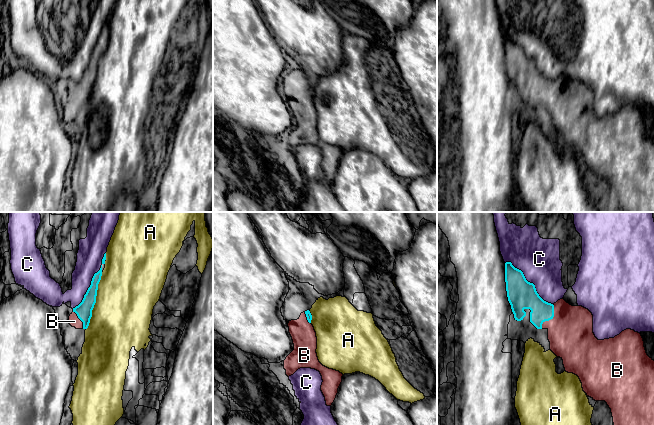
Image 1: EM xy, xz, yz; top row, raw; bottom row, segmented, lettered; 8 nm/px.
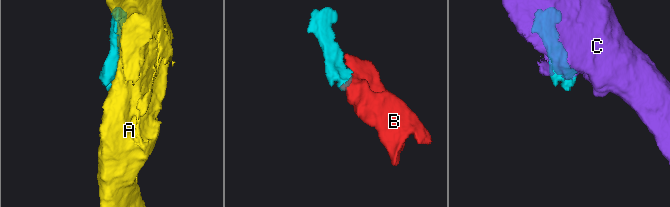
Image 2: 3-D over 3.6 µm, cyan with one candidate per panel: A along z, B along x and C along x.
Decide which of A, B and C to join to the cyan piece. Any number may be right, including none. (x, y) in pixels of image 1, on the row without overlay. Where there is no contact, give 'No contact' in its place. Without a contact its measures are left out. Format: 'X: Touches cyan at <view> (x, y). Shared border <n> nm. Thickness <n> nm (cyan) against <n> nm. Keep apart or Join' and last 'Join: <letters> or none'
A: Touches cyan at xy (95, 77). Shared border 480 nm. Thickness 130 nm (cyan) against 480 nm. Keep apart
B: Touches cyan at yz (551, 94). Shared border 220 nm. Thickness 180 nm (cyan) against 360 nm. Join
C: Touches cyan at xy (91, 57). Shared border 550 nm. Thickness 130 nm (cyan) against 220 nm. Keep apart
Join: B

